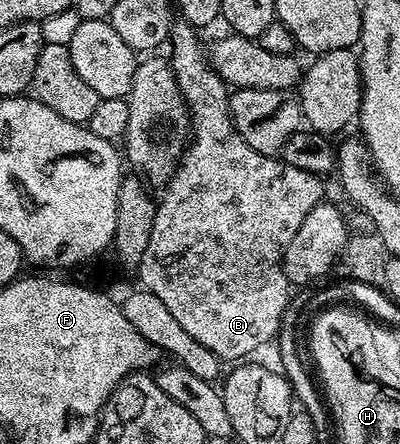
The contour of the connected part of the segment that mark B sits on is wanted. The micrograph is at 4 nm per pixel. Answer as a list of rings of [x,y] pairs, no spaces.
[[[182,19],[174,20],[169,29],[167,60],[169,65],[172,66],[174,78],[177,80],[182,99],[184,99],[188,109],[191,140],[181,154],[180,162],[173,176],[164,186],[163,192],[165,194],[159,197],[157,201],[155,223],[151,227],[151,239],[147,239],[147,251],[143,251],[143,259],[135,273],[136,276],[141,276],[140,288],[144,292],[157,296],[162,301],[163,307],[167,307],[167,311],[171,311],[173,318],[179,322],[179,327],[183,327],[183,331],[187,331],[187,335],[191,335],[191,339],[203,343],[203,347],[207,347],[207,351],[211,351],[216,357],[220,357],[222,362],[237,363],[248,358],[245,356],[248,353],[255,352],[260,345],[267,344],[269,340],[272,342],[278,336],[284,311],[291,305],[291,302],[289,302],[291,283],[287,279],[283,264],[285,248],[287,243],[291,243],[295,231],[299,231],[303,219],[307,219],[310,211],[326,200],[325,185],[321,182],[324,180],[318,174],[308,173],[299,167],[291,167],[286,161],[277,157],[268,157],[259,151],[255,151],[255,147],[248,145],[243,139],[243,135],[237,133],[237,128],[233,122],[233,114],[229,111],[230,86],[226,85],[224,79],[211,68],[206,46],[201,46],[201,41],[197,38],[197,35],[199,35],[198,30],[191,23]]]

